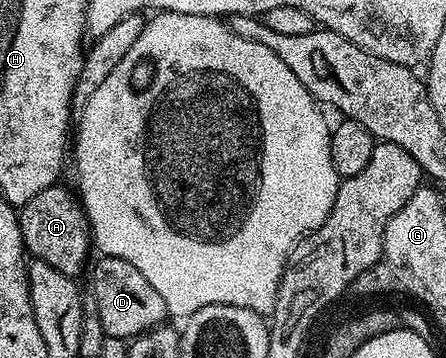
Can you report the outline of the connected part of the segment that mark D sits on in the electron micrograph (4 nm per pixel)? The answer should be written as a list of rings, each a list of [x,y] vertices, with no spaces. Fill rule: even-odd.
[[[107,256],[92,270],[92,290],[90,296],[96,302],[96,311],[102,320],[102,328],[109,339],[135,339],[147,330],[155,330],[169,317],[166,304],[157,290],[147,282],[146,276],[134,268],[134,264],[126,264],[126,260],[118,260]]]

